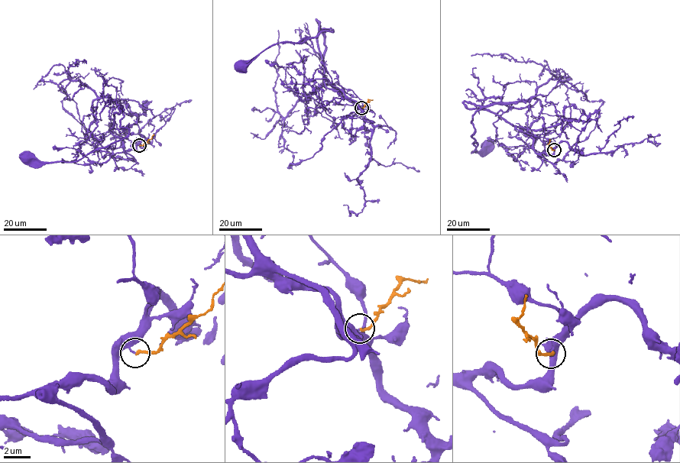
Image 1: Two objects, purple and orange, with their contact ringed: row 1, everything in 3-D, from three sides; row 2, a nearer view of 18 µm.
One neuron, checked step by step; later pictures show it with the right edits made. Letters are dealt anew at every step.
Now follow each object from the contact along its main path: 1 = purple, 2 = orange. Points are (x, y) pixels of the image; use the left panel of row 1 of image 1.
1: (139, 145), (124, 151), (110, 131), (119, 107), (125, 137), (73, 161), (27, 157)
2: (139, 145), (153, 134)

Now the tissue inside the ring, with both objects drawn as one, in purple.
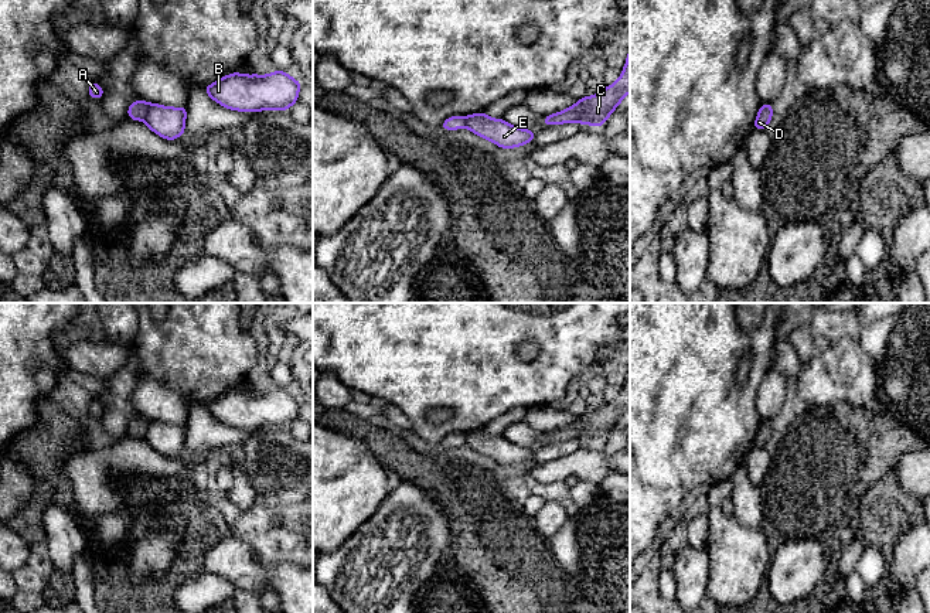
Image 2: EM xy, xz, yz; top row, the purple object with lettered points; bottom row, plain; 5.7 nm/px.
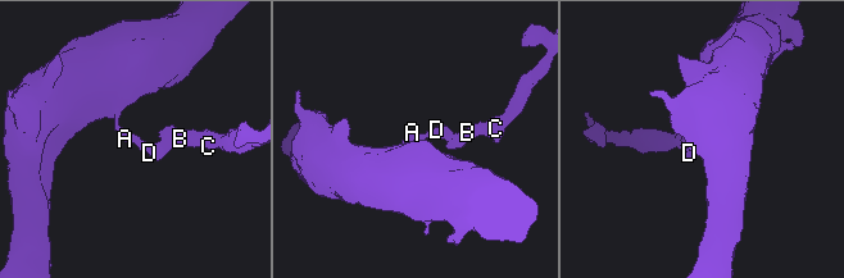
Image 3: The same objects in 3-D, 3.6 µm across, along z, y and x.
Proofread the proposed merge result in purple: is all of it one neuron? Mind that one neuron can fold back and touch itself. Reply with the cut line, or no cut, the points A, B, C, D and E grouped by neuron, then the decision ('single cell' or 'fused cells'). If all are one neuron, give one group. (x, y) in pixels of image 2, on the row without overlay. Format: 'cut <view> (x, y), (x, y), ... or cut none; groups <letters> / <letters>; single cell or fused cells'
cut xy (150, 421), (143, 438); groups A / B C D E; fused cells

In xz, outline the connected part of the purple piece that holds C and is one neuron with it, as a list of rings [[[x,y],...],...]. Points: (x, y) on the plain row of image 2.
[[[630,365],[621,392],[613,402],[607,402],[593,413],[580,415],[575,422],[562,429],[546,432],[541,442],[578,439],[602,445],[627,411],[630,411]]]

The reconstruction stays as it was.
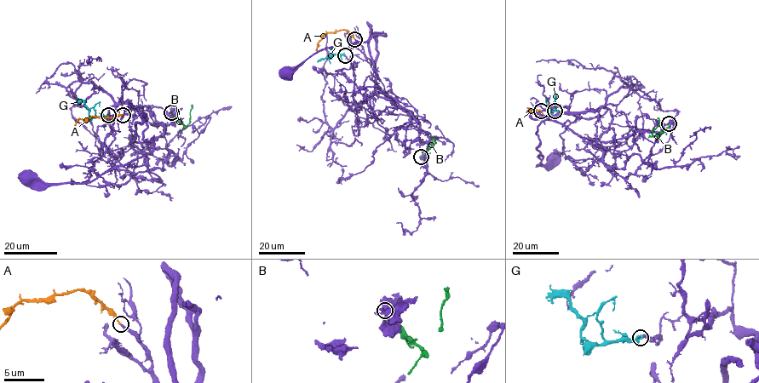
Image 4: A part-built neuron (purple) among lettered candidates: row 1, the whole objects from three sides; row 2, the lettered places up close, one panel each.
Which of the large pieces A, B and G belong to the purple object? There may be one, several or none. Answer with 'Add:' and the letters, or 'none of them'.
Add: A, G

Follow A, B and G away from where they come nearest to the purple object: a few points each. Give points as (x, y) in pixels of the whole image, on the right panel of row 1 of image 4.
A: (541, 111), (529, 111), (528, 108), (539, 110), (543, 116)
B: (669, 123), (660, 134), (653, 135), (652, 132), (658, 125), (657, 117)
G: (554, 111), (551, 111), (554, 108), (557, 94)

